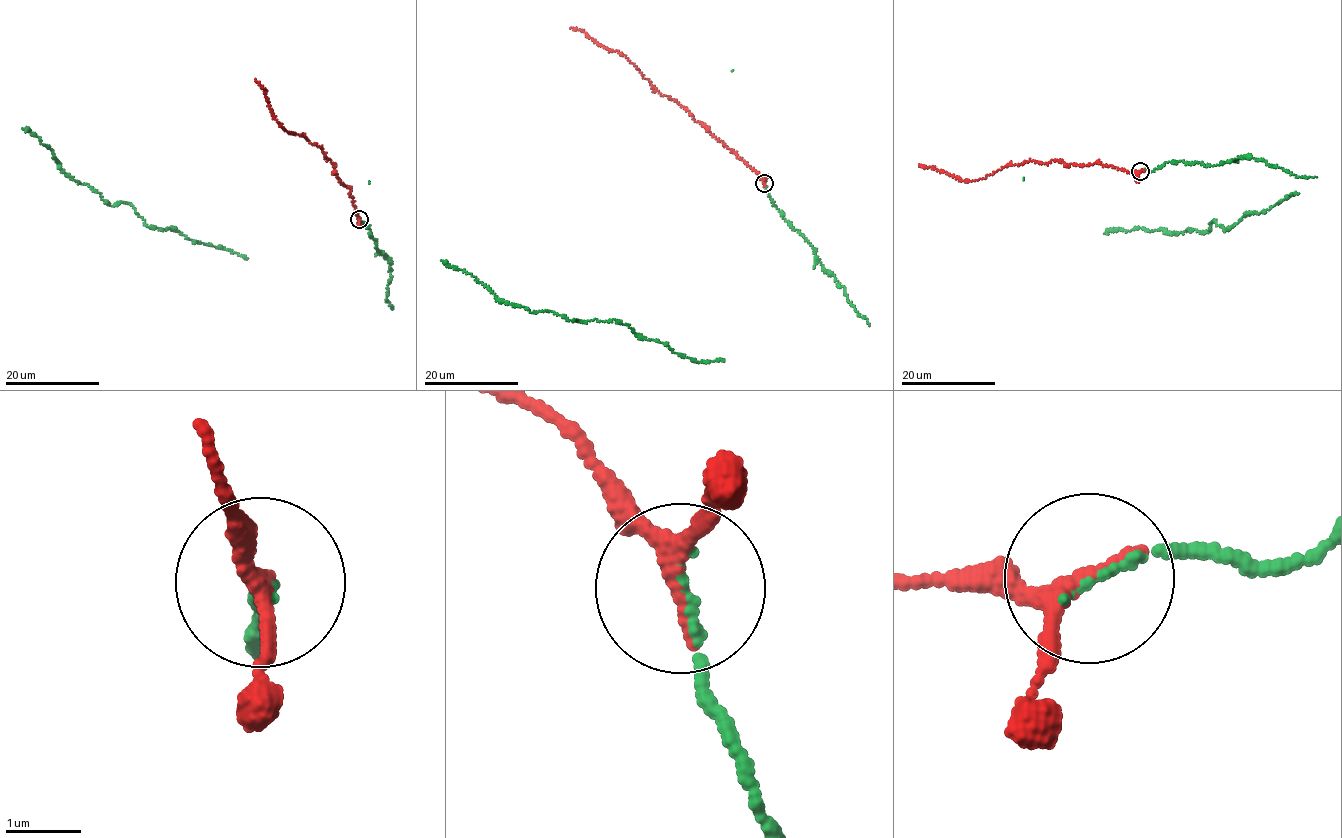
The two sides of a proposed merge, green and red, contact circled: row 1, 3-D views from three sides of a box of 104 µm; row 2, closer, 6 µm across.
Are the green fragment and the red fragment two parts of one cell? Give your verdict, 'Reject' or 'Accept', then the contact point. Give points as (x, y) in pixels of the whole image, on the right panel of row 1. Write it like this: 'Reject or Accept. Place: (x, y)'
Accept. Place: (1140, 171)

